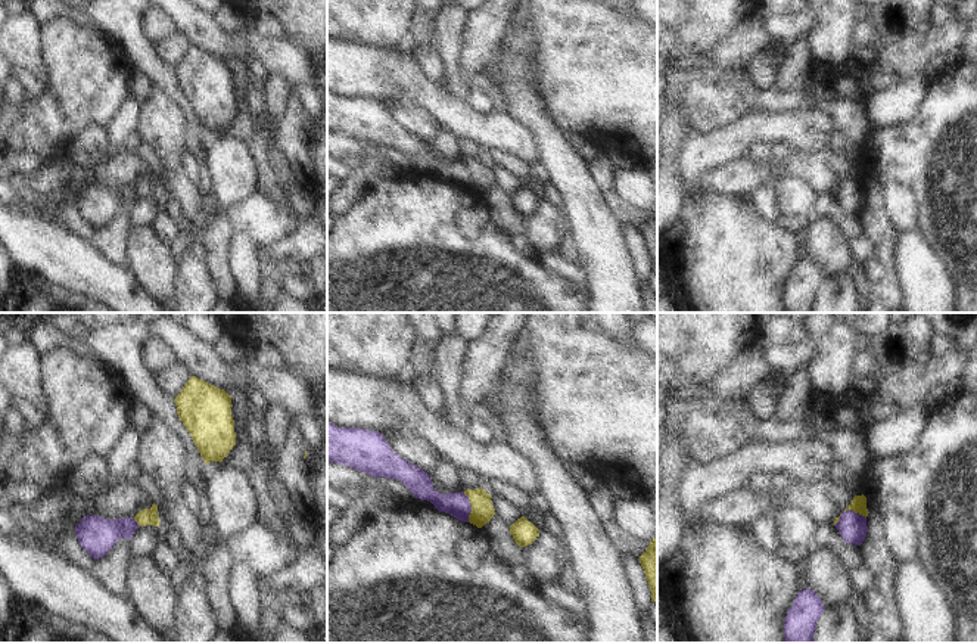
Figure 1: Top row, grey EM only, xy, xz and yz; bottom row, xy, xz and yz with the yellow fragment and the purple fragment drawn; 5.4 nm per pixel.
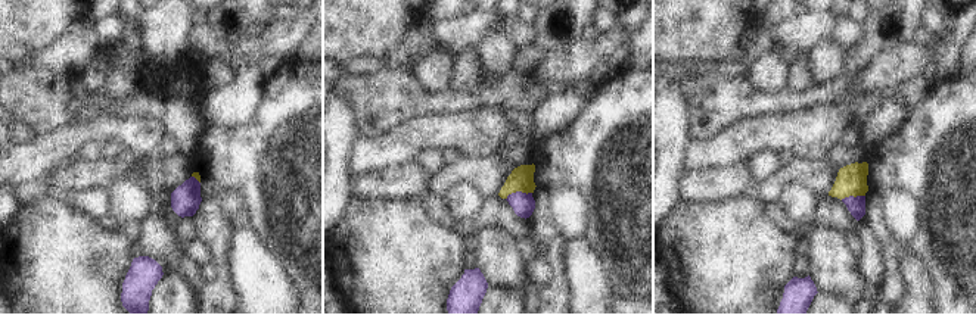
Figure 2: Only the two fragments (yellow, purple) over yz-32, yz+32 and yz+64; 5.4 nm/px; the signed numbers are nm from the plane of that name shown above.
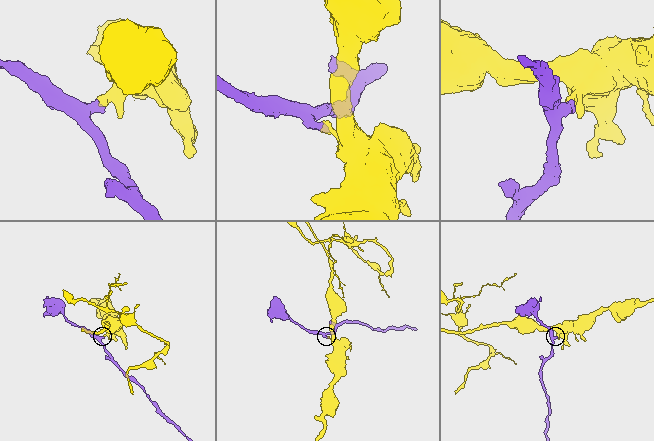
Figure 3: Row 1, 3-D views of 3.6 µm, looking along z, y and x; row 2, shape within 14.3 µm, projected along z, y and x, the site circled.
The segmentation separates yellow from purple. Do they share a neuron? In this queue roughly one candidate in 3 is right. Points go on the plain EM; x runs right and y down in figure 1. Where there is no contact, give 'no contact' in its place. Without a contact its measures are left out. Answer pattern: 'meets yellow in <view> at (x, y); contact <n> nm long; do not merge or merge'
meets yellow in xz at (472, 177); contact 160 nm long; do not merge

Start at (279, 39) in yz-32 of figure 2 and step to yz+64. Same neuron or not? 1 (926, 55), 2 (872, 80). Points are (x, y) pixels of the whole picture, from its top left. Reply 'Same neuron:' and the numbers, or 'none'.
Same neuron: 1, 2

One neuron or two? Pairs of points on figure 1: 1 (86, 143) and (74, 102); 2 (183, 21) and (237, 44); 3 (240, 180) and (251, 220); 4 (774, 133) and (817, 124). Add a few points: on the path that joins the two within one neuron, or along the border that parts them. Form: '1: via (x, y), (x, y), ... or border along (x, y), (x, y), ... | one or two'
1: border along (103, 126), (87, 126), (65, 145) | two
2: via (196, 25), (207, 36), (224, 44) | one
3: border along (255, 190), (229, 205), (220, 205), (211, 196) | two
4: via (784, 129), (806, 129) | one

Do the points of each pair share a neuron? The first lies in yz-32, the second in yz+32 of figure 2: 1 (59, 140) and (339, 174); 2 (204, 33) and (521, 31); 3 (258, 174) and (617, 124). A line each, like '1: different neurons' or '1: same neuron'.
1: different neurons
2: same neuron
3: same neuron

